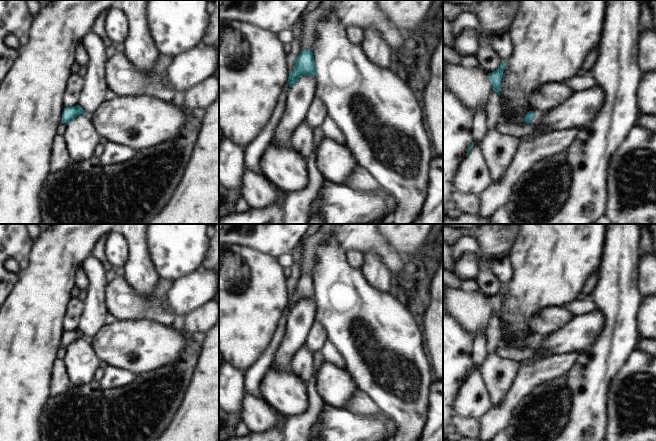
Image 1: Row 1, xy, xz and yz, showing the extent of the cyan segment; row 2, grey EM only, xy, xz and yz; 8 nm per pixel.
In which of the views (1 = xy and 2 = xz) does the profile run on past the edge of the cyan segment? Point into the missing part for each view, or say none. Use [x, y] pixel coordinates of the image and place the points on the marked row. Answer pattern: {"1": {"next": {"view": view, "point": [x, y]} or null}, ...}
{"1": {"next": null}, "2": {"next": null}}

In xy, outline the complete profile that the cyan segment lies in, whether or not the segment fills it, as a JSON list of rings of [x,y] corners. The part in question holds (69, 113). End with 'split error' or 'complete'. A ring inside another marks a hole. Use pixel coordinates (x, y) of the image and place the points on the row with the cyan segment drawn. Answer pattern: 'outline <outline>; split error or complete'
outline [[[80,105],[66,106],[62,113],[62,122],[68,124],[72,119],[82,114],[85,114],[85,110]]]; complete

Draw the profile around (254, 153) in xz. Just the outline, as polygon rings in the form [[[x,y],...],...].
[[[289,85],[284,87],[272,120],[261,135],[251,145],[246,147],[246,165],[248,171],[255,171],[261,175],[266,175],[262,170],[261,161],[267,149],[273,144],[274,137],[288,106],[290,88]]]

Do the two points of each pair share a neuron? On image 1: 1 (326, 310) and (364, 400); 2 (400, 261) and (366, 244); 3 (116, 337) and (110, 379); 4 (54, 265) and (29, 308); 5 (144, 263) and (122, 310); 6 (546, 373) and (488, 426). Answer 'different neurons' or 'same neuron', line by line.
1: different neurons
2: same neuron
3: different neurons
4: same neuron
5: different neurons
6: same neuron

